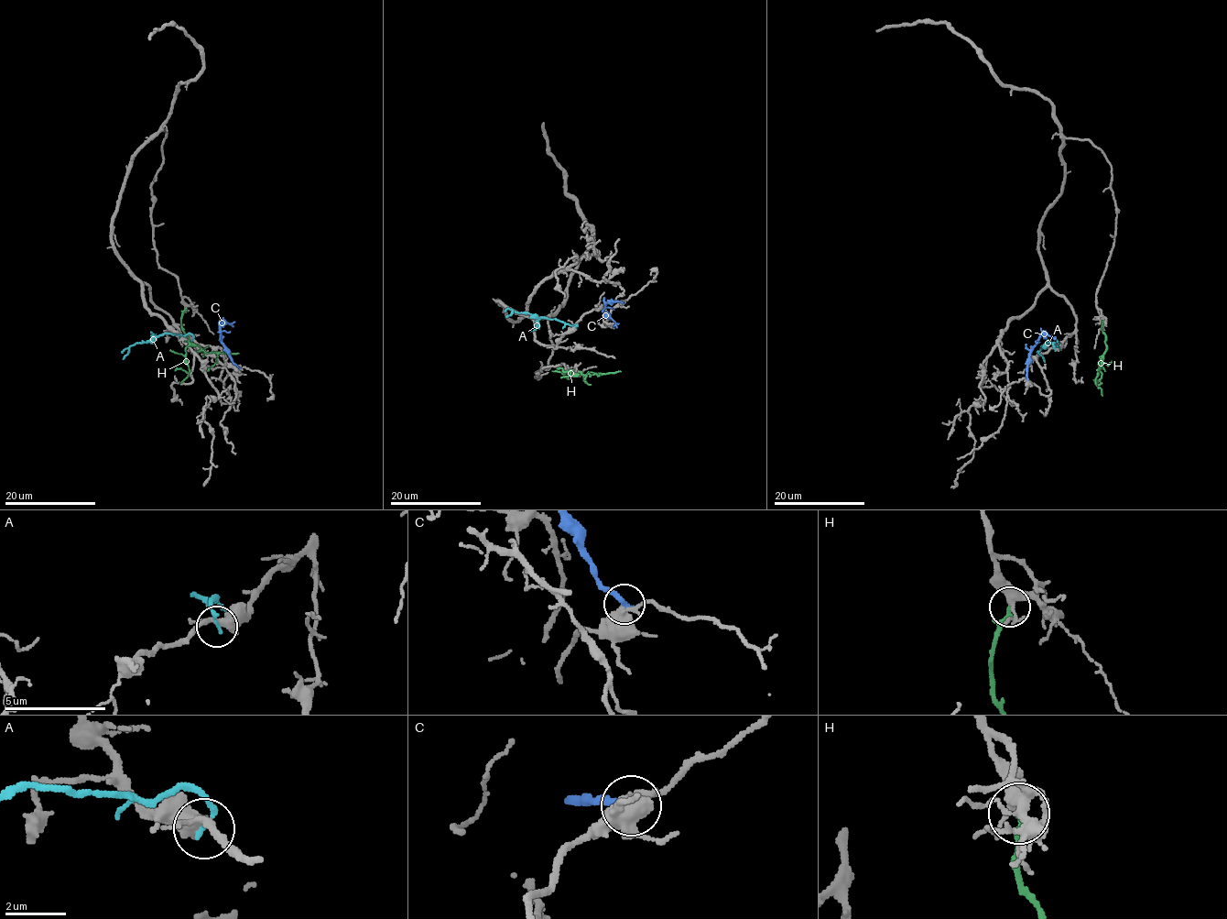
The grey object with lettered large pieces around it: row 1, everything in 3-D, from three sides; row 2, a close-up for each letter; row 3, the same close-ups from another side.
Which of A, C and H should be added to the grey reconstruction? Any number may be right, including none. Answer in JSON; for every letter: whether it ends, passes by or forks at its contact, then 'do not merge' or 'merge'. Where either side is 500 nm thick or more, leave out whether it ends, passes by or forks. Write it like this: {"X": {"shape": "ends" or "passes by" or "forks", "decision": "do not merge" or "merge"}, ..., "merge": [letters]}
{"A": {"shape": "ends", "decision": "do not merge"}, "C": {"shape": "ends", "decision": "do not merge"}, "H": {"shape": "ends", "decision": "merge"}, "merge": ["H"]}

